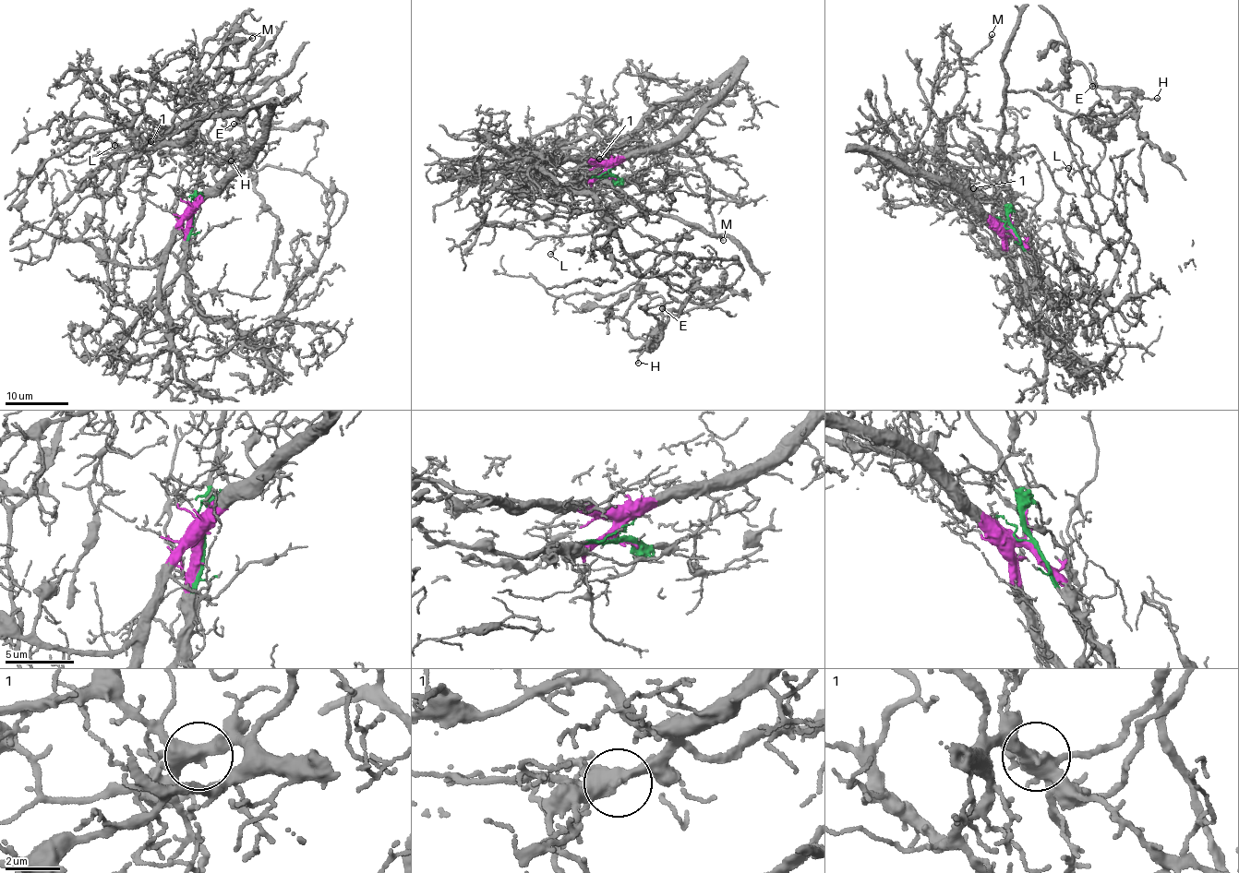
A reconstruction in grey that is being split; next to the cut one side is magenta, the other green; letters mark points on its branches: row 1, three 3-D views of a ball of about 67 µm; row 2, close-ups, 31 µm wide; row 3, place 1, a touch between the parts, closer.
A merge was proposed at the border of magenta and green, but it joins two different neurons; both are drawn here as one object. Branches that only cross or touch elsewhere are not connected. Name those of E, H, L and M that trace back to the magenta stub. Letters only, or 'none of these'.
M

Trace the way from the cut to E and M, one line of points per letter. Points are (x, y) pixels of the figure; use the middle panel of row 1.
E: (607, 176), (643, 174), (623, 196), (691, 227), (638, 281), (663, 299), (655, 336), (662, 308)
M: (607, 174), (602, 165), (571, 170), (588, 170), (654, 108), (680, 100), (668, 125), (708, 185), (724, 240)

